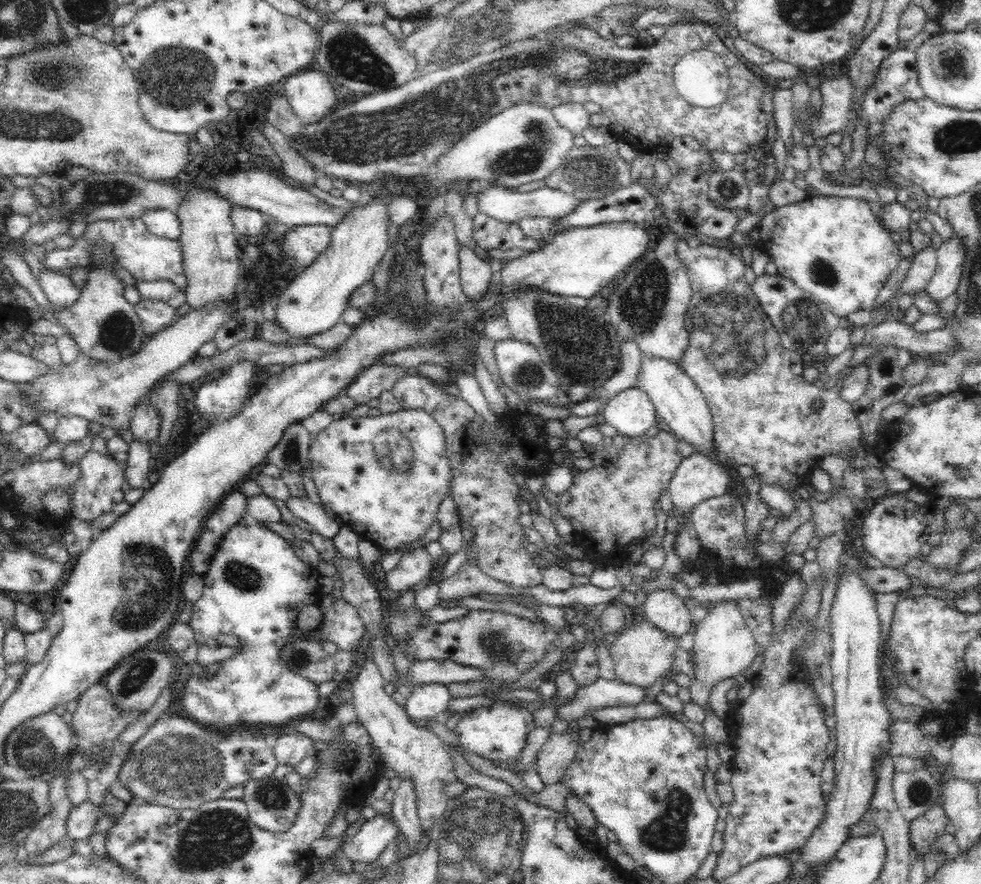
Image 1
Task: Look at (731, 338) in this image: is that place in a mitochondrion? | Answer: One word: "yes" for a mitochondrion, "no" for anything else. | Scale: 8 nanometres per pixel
yes

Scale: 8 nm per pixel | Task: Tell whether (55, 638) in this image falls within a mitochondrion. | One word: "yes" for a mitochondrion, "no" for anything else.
no

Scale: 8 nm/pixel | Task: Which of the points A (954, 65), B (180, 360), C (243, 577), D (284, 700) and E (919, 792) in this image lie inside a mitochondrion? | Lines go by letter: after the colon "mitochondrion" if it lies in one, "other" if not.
A: mitochondrion
B: other
C: mitochondrion
D: other
E: mitochondrion

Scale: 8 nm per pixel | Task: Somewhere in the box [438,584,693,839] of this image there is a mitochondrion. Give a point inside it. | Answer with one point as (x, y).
(496, 644)

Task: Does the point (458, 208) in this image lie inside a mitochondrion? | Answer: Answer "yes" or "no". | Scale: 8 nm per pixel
no

